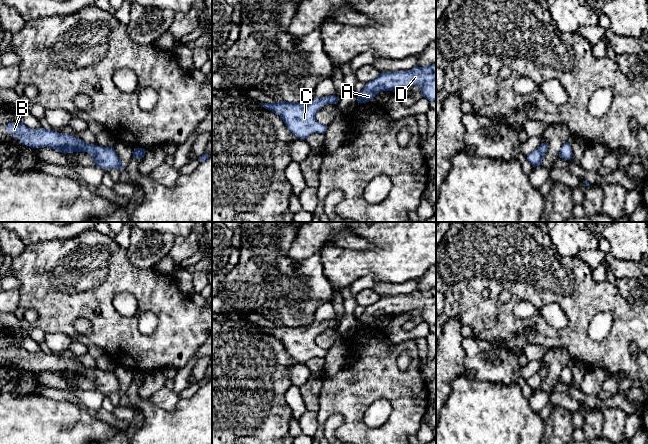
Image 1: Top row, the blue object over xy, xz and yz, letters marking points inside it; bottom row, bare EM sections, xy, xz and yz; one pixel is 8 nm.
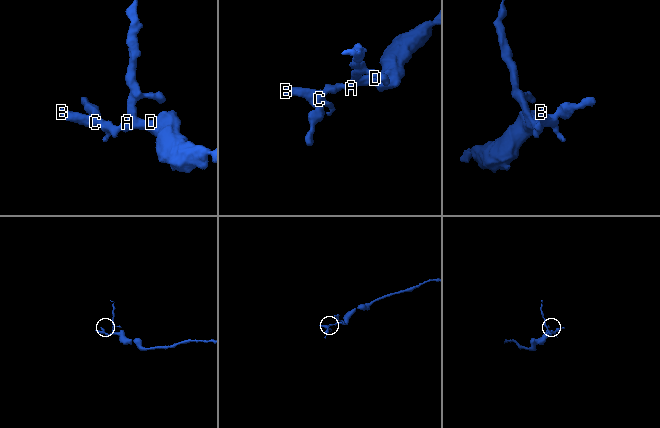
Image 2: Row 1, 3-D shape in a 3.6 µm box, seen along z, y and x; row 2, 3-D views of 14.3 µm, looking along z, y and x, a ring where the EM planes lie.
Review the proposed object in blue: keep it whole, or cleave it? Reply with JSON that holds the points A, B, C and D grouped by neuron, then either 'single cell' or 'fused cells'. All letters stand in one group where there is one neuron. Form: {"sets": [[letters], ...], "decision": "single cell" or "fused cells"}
{"sets": [["A", "B", "C", "D"]], "decision": "single cell"}

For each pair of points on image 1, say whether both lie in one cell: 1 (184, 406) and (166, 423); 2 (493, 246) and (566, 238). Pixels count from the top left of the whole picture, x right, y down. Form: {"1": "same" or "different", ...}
{"1": "same", "2": "different"}

